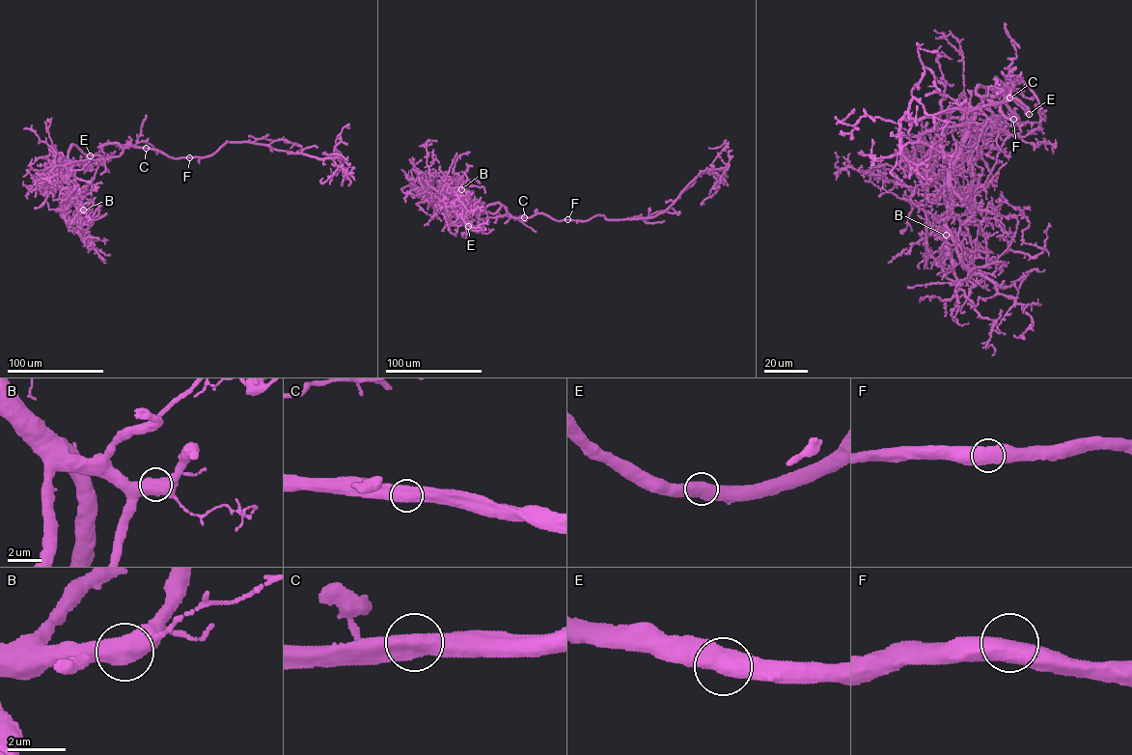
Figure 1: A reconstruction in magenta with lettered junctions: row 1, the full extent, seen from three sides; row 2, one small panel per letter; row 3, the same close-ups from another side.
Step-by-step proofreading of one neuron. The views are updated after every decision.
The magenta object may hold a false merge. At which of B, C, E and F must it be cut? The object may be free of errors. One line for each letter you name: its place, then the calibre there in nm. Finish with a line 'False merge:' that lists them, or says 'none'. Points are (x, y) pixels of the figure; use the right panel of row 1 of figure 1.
False merge: none

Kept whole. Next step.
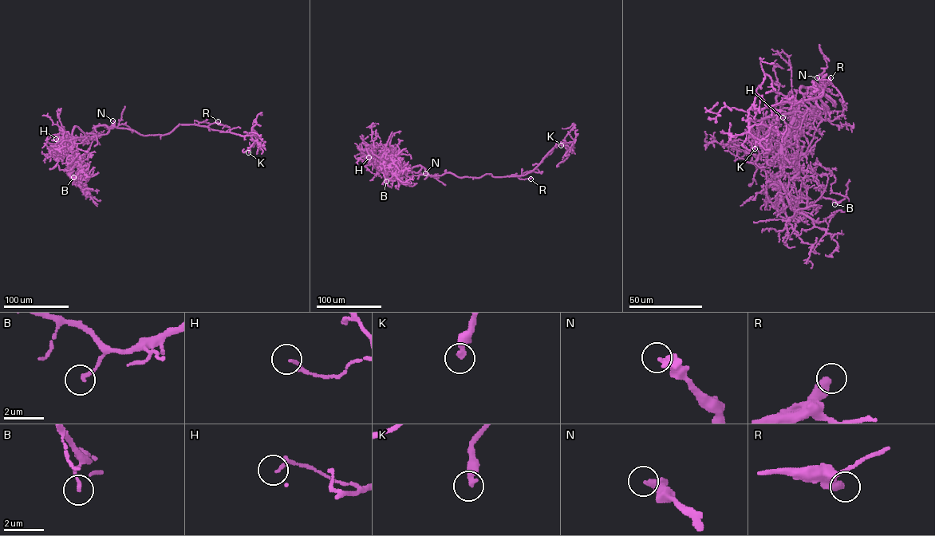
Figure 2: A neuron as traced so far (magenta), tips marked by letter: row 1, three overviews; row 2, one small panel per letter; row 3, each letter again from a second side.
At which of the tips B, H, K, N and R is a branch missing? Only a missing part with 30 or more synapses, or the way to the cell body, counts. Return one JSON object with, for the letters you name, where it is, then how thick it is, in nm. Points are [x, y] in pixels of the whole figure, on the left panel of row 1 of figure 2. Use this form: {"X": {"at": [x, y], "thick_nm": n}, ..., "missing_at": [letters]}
{"missing_at": []}

